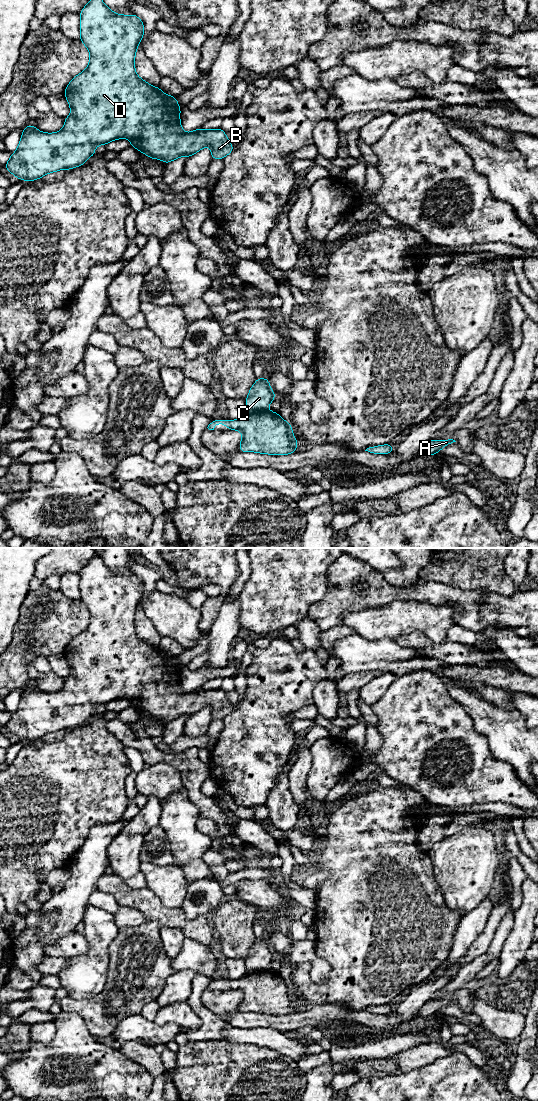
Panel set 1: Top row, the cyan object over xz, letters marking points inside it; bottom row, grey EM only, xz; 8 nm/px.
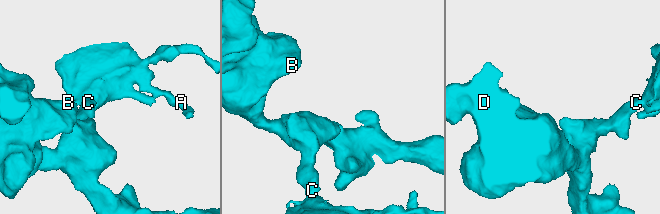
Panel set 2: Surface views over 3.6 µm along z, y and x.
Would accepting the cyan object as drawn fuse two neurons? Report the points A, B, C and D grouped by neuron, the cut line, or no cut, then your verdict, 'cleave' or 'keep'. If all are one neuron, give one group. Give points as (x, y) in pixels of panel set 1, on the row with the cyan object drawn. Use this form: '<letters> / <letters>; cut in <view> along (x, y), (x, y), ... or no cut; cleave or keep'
A / B C D; cut in xz along (265, 410), (248, 413); cleave

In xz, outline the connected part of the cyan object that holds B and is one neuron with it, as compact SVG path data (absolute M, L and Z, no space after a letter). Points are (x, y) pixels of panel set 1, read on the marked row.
M90 0L80 12L80 40L90 52L90 61L87 68L75 76L64 90L71 114L64 119L64 127L56 133L41 132L33 124L25 127L18 148L11 154L5 168L19 180L32 182L51 172L84 165L88 158L95 155L97 145L106 145L122 138L129 139L130 146L149 158L163 160L165 165L182 156L188 158L205 146L211 148L212 159L222 160L230 154L234 147L225 131L220 128L198 128L185 133L181 127L181 107L176 97L165 95L159 87L153 87L137 76L135 55L143 35L144 24L138 16L115 14L102 0Z

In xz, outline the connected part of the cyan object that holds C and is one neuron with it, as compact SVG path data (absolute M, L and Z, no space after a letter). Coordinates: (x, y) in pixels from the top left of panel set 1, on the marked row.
M257 378L246 397L248 413L266 411L269 404L276 398L267 378Z

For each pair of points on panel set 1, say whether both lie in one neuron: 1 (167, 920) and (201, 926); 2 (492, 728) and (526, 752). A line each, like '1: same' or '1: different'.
1: same
2: same

